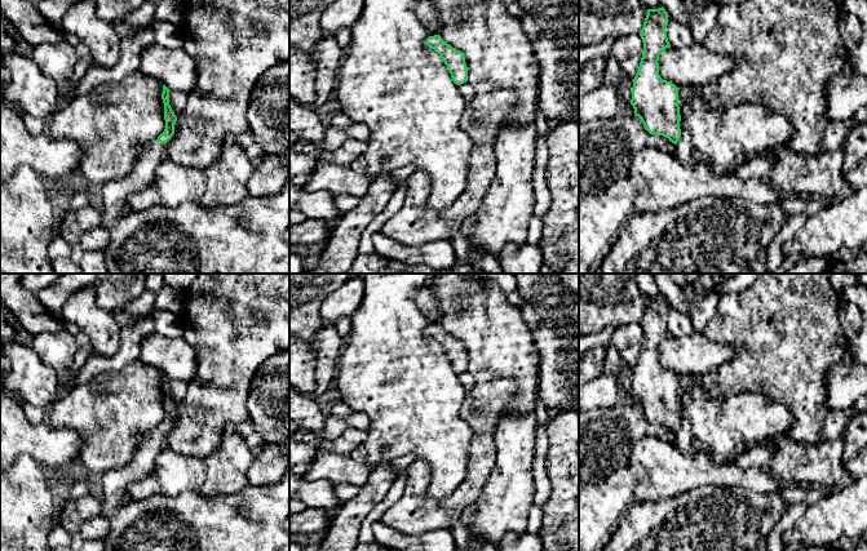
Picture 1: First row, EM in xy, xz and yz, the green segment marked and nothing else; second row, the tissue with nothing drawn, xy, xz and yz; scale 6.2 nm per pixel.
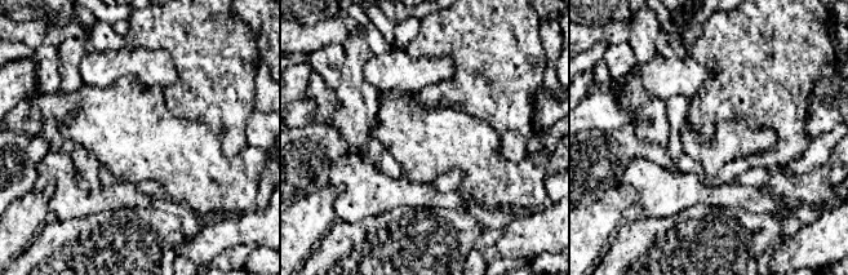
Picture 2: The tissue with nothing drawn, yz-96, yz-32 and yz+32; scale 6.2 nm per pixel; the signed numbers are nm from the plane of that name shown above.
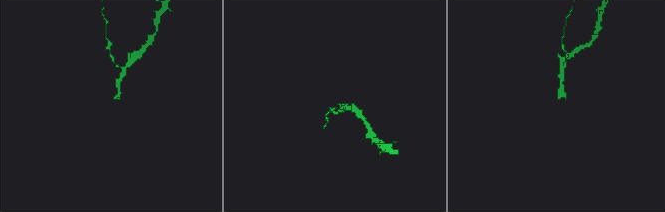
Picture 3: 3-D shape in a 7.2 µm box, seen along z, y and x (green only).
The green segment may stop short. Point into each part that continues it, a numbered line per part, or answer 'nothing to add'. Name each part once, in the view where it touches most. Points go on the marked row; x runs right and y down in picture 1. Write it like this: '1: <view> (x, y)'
1: xy (115, 194)

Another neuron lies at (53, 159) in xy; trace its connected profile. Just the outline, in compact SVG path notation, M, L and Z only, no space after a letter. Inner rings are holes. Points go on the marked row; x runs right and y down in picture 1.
M0 99L0 183L9 179L18 166L28 165L52 190L61 190L61 181L80 170L81 157L75 141L53 138L48 133L32 135L16 107Z

